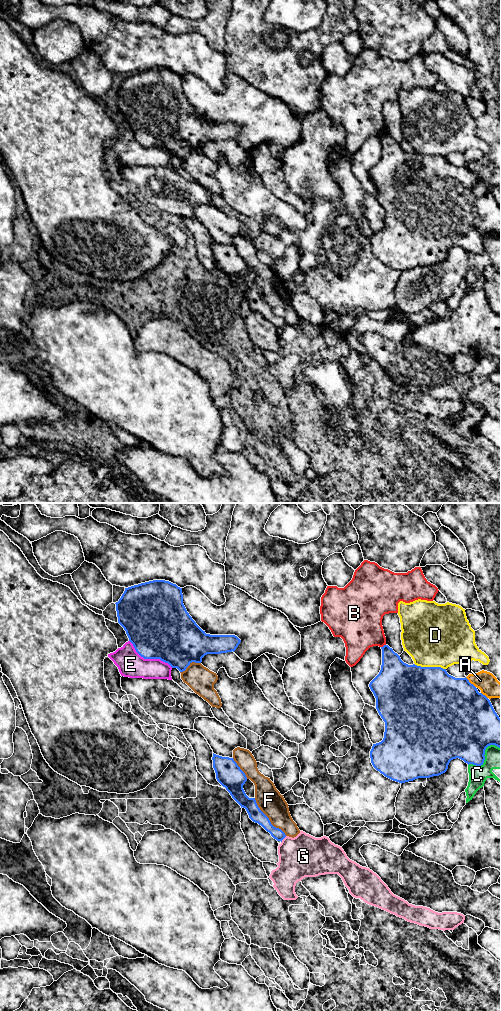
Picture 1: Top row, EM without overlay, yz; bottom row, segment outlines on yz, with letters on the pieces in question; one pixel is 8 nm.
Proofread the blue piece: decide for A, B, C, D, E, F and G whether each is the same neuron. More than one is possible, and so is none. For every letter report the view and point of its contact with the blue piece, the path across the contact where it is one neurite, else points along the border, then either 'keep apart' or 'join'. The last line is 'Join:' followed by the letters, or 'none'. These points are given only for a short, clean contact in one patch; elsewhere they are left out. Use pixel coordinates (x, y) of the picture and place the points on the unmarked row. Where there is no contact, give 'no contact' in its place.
A: yz (469, 170) | keep apart
B: yz (384, 133) | keep apart
C: yz (484, 244) | keep apart
D: yz (430, 155) | keep apart
E: yz (149, 146) | keep apart
F: yz (268, 306) | keep apart
G: yz (283, 326) | along yz (286, 324), (281, 330) | keep apart
Join: none

